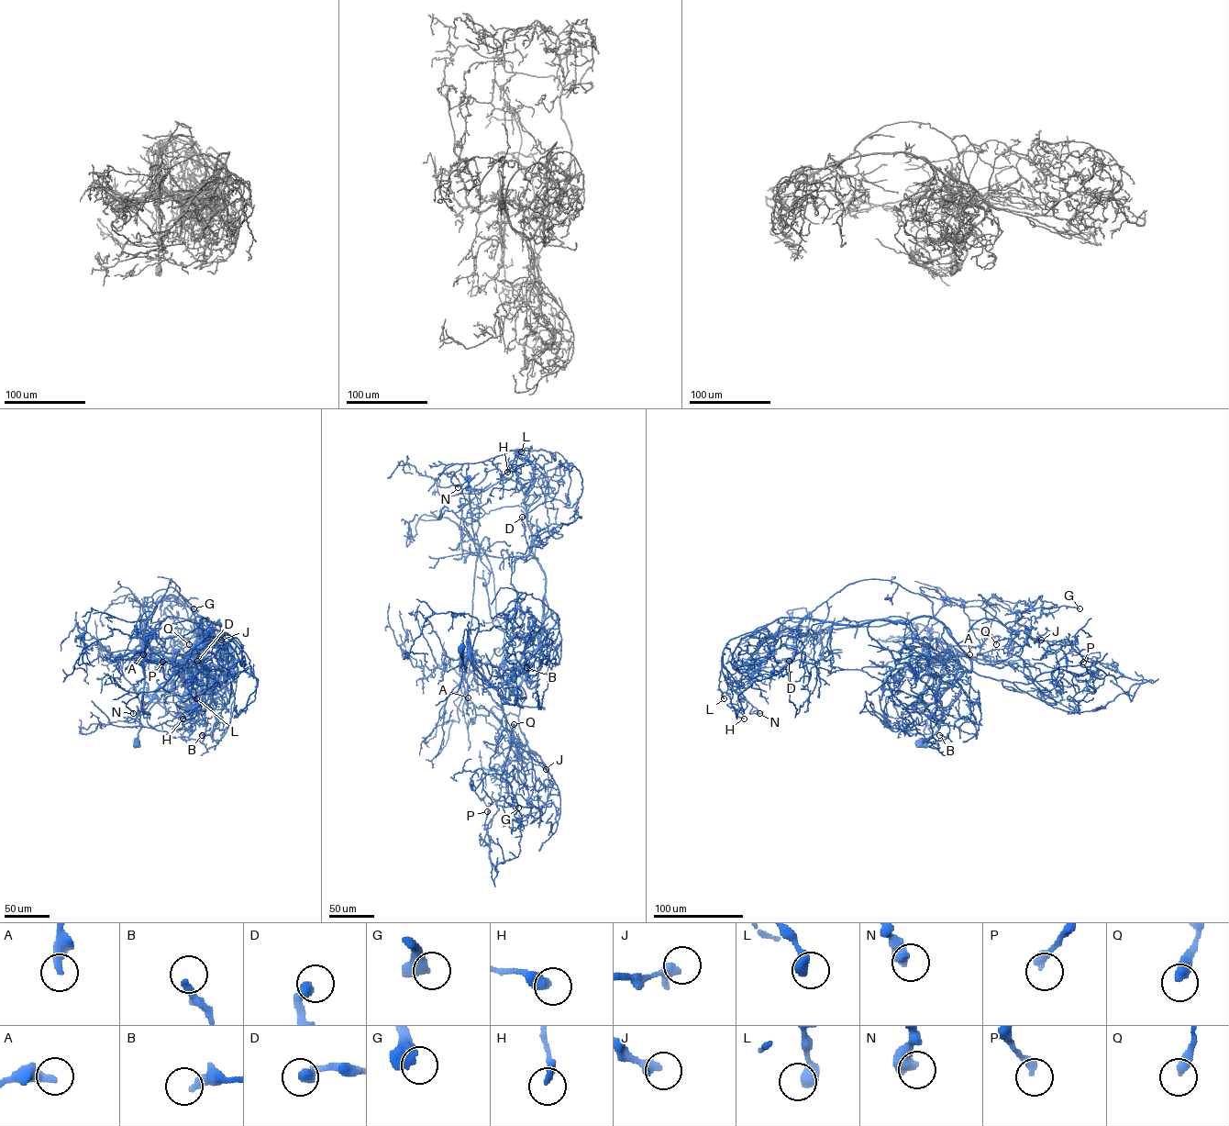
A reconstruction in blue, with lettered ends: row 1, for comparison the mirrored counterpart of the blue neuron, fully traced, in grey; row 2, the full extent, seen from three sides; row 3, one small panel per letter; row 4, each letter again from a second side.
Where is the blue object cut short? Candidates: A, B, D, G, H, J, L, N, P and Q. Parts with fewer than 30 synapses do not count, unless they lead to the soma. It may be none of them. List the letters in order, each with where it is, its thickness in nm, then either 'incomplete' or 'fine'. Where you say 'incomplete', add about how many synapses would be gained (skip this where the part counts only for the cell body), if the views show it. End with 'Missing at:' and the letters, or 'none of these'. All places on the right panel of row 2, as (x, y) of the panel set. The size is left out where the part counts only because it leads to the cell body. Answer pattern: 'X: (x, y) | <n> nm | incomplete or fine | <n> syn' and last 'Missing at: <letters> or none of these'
A: (969, 654) | 340 nm | incomplete | 30 syn
B: (939, 735) | 320 nm | fine
D: (789, 661) | 400 nm | fine
G: (1079, 608) | 600 nm | fine
H: (744, 719) | 360 nm | fine
J: (1041, 640) | 420 nm | fine
L: (724, 698) | 500 nm | fine
N: (759, 713) | 550 nm | fine
P: (1083, 662) | 340 nm | fine
Q: (996, 644) | 380 nm | fine
Missing at: A

